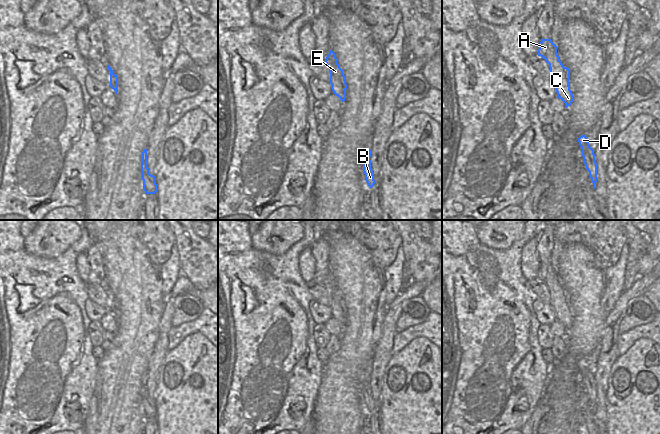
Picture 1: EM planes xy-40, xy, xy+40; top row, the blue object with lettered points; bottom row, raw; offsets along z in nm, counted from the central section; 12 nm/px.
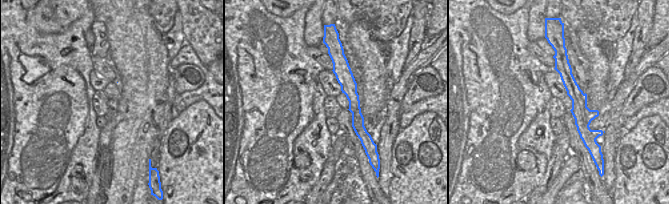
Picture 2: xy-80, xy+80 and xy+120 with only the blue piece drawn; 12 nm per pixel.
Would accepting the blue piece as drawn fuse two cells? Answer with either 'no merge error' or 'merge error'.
no merge error

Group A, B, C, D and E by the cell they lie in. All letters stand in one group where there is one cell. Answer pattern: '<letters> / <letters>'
A B C D E

